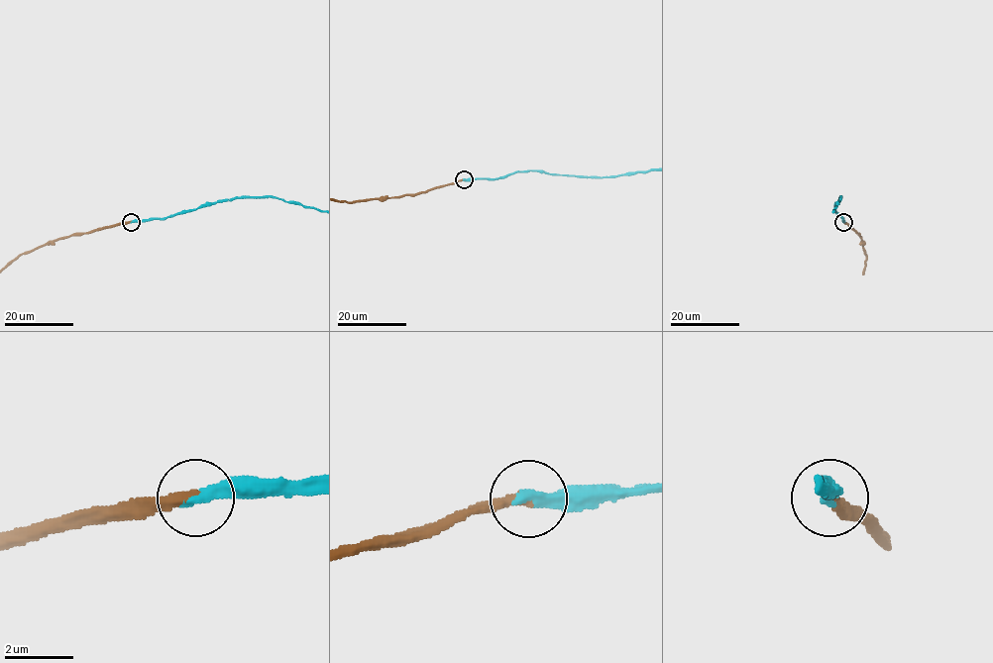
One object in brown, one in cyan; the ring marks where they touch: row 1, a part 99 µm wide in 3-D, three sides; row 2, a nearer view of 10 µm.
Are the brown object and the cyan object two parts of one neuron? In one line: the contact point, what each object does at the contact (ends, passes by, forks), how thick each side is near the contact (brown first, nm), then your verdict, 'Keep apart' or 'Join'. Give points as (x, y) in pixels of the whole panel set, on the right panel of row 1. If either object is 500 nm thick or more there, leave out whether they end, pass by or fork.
Place: (843, 222). At the ring brown ends. At the ring cyan ends. Thickness 320 nm (brown) against 360 nm. Join

